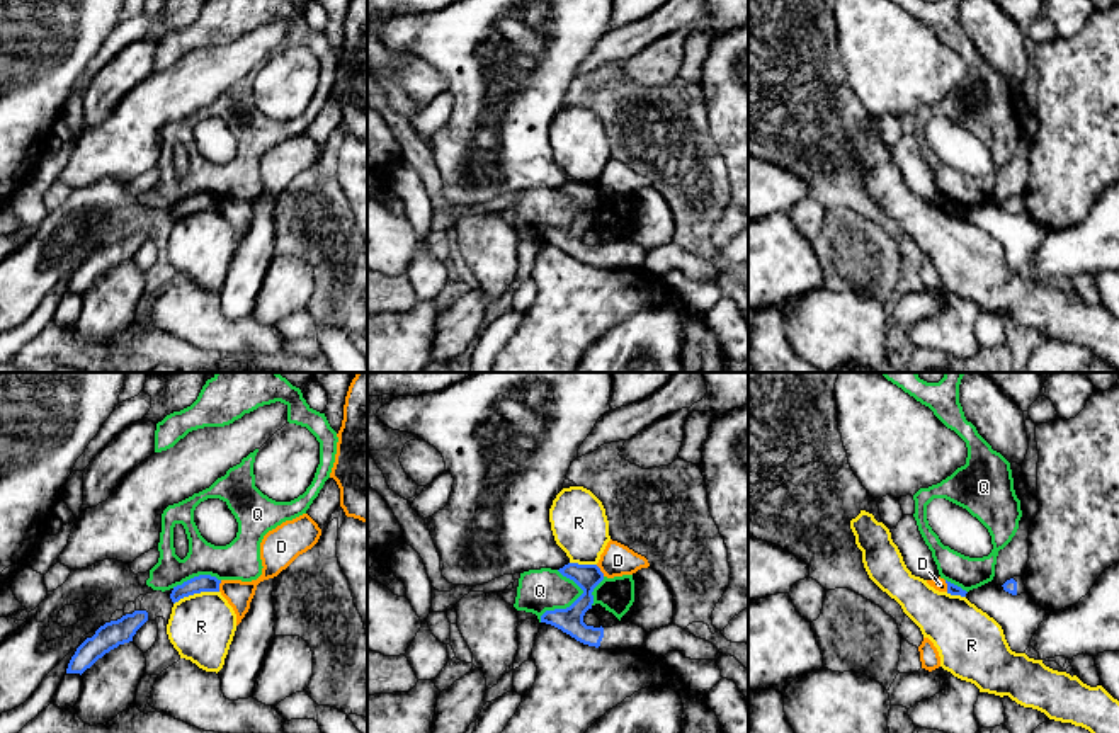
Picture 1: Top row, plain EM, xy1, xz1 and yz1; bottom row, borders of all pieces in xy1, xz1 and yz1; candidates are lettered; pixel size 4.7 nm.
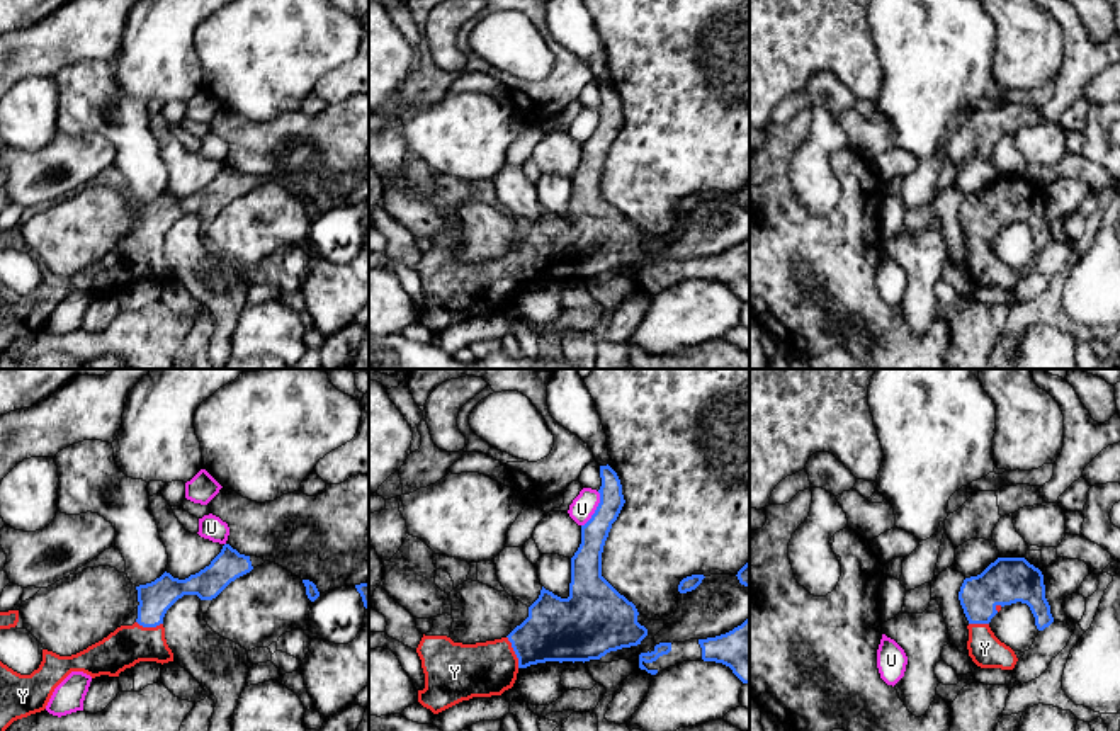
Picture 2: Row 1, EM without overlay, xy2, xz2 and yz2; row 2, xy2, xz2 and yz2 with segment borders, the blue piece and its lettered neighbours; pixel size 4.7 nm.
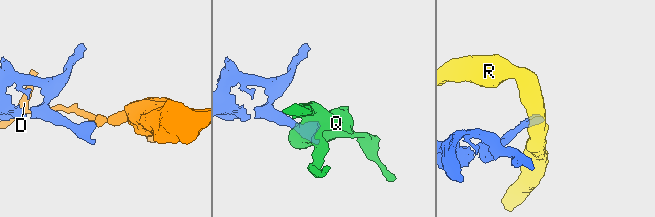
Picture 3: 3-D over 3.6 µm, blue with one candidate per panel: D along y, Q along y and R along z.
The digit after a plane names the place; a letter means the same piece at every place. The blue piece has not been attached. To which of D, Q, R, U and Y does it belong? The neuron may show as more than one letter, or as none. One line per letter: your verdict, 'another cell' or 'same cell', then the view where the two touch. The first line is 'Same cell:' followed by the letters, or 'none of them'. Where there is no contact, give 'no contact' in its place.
Same cell: Y
D: another cell | xy1
Q: another cell | xz1
R: another cell | xy1
U: another cell | xz2
Y: same cell | xz2

